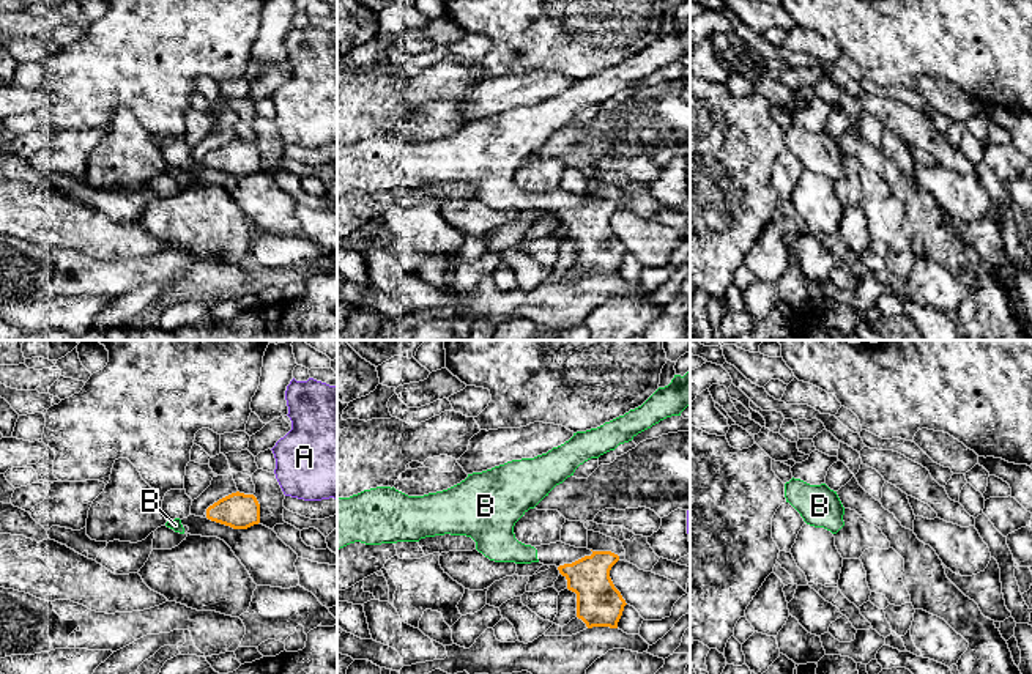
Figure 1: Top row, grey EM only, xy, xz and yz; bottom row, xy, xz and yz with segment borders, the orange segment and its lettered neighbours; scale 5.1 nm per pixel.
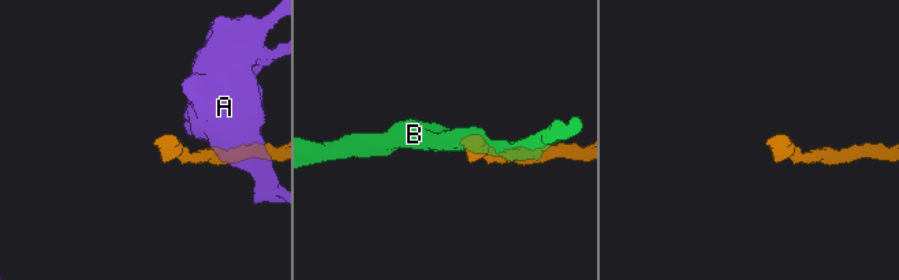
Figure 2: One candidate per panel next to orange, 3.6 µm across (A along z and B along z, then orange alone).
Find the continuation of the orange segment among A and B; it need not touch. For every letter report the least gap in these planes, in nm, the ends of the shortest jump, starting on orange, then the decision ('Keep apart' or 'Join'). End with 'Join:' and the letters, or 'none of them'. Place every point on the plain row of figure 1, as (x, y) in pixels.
A: Distance 140 nm. Across: xy (256, 145), (281, 134). Keep apart
B: Distance 110 nm. Across: xz (558, 214), (538, 208). Join
Join: B

